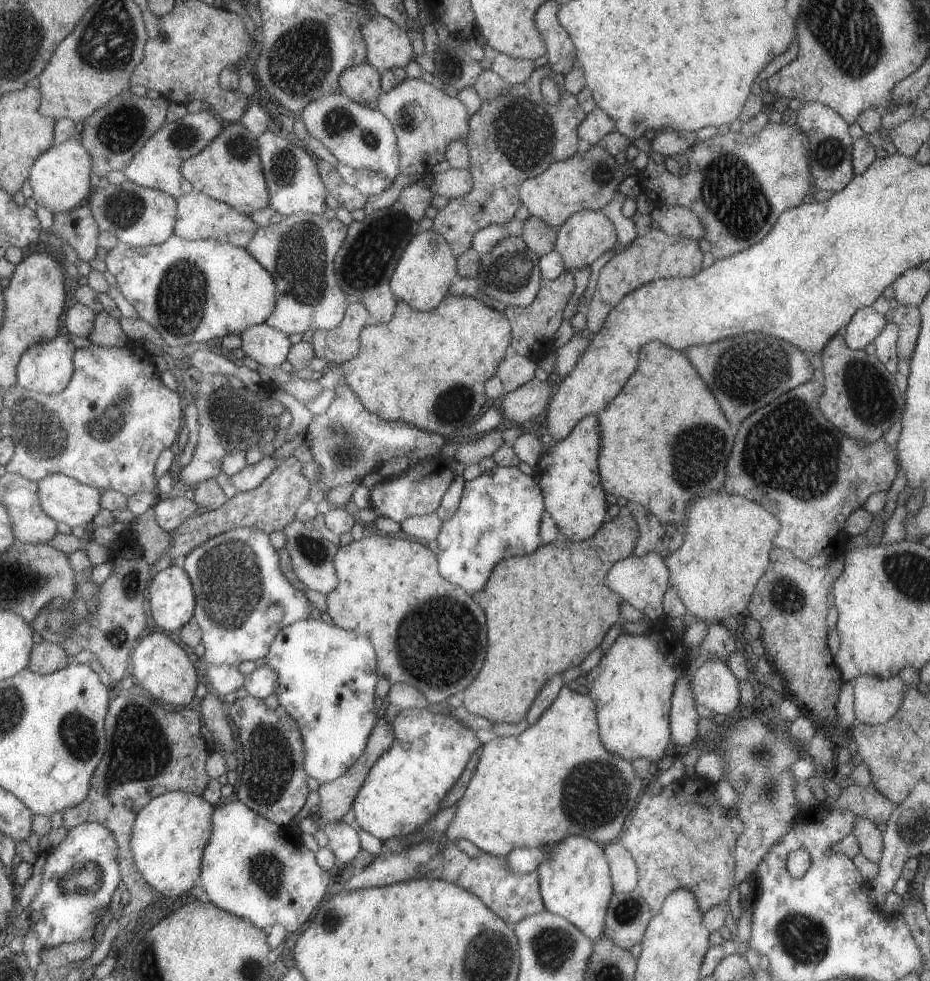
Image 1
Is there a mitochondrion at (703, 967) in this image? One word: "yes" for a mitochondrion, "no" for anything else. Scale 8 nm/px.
no

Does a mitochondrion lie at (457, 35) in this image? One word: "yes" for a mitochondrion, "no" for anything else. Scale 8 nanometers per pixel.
no

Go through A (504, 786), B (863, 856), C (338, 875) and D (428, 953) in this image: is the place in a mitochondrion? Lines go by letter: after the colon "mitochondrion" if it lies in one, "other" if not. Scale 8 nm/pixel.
A: other
B: other
C: other
D: other

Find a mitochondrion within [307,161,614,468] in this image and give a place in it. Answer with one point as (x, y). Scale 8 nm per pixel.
(371, 252)

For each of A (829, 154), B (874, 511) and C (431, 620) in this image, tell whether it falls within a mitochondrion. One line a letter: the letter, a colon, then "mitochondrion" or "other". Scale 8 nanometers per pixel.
A: mitochondrion
B: other
C: mitochondrion

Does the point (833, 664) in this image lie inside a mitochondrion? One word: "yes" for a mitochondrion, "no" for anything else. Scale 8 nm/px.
no

